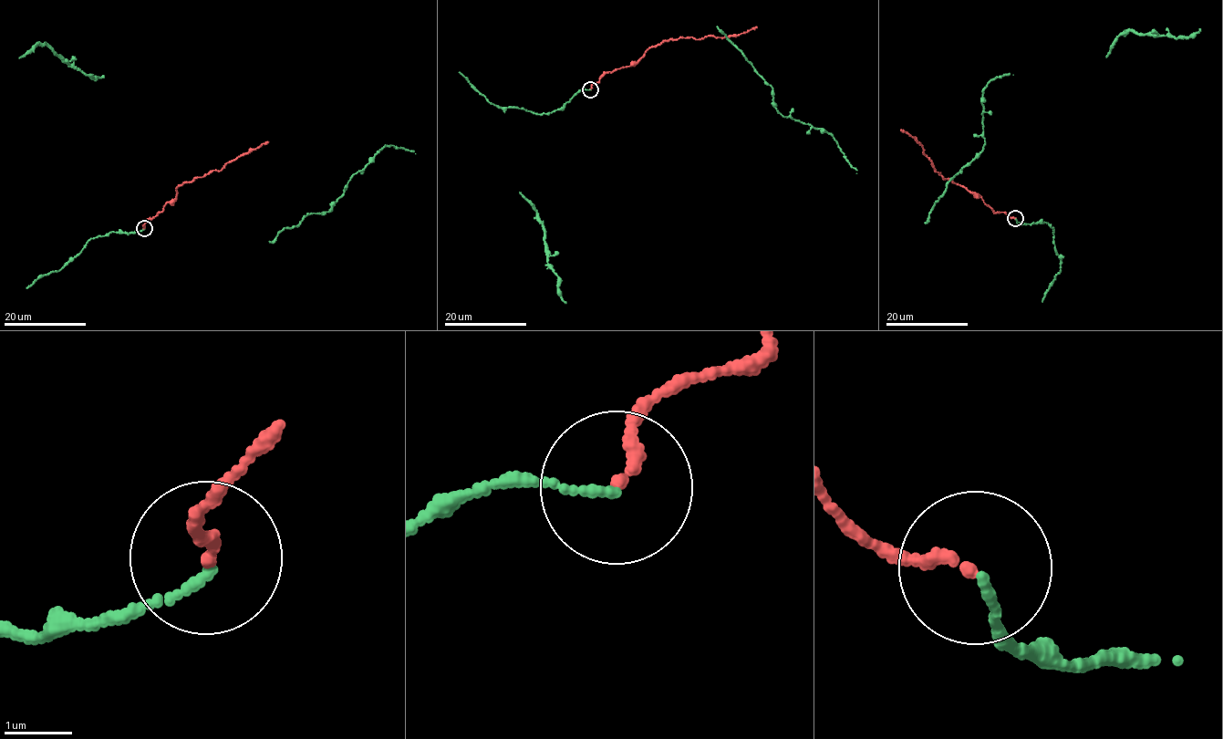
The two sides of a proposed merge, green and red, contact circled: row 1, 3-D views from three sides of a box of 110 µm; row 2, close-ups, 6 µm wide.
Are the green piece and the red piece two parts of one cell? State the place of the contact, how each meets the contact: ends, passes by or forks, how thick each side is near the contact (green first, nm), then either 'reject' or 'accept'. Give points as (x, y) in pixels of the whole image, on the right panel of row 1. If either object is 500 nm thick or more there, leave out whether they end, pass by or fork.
place (1015, 218); green ends; red ends; calibres 120 and 170 nm; accept

